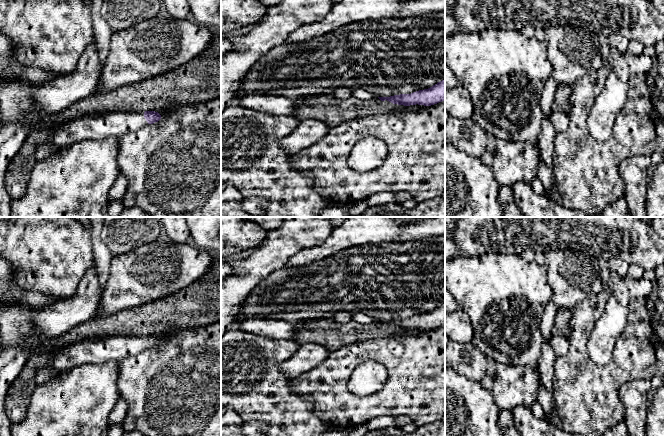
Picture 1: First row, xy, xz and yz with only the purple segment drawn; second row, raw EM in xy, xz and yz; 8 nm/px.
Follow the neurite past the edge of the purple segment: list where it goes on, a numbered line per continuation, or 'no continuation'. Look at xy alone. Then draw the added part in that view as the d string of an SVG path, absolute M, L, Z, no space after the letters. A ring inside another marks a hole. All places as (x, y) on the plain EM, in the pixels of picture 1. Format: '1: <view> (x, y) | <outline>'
1: xy (16, 321) | M0 304L0 352L18 344L20 340L25 340L23 349L29 359L37 356L44 357L49 367L59 373L85 363L100 364L109 360L118 361L148 349L144 336L122 335L116 338L95 337L59 348L47 348L46 345L50 340L41 343L33 338L36 334L34 321L38 312L21 304Z

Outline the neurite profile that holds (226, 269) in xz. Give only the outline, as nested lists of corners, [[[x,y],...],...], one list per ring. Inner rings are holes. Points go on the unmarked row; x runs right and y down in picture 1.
[[[221,262],[221,280],[227,278],[232,273],[233,273],[233,269],[231,264]]]

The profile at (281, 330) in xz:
[[[251,317],[236,323],[235,328],[265,338],[295,340],[294,325],[286,321]]]

